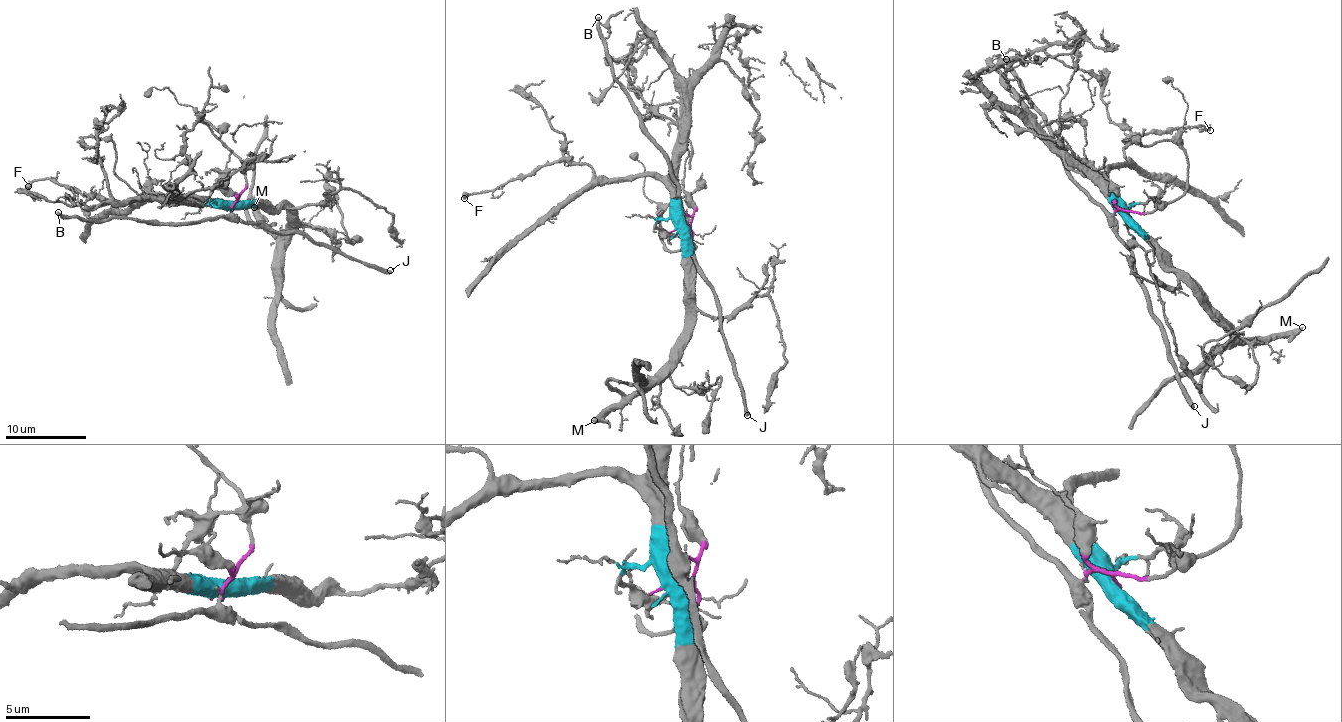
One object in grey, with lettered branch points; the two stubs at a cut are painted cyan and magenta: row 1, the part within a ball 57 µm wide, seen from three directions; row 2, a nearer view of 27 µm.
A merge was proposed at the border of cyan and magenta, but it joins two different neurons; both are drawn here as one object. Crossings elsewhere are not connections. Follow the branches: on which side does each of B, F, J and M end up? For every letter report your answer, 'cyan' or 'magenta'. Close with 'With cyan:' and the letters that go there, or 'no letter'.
B: magenta
F: cyan
J: magenta
M: cyan
With cyan: F, M

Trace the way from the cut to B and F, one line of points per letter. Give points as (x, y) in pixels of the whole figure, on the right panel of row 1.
B: (1129, 217), (1124, 210), (1105, 212), (1076, 186), (1045, 122), (1021, 91), (1006, 59)
F: (1129, 217), (1113, 196), (1108, 175), (1114, 162), (1129, 159), (1123, 150), (1135, 133), (1202, 124), (1211, 130)

